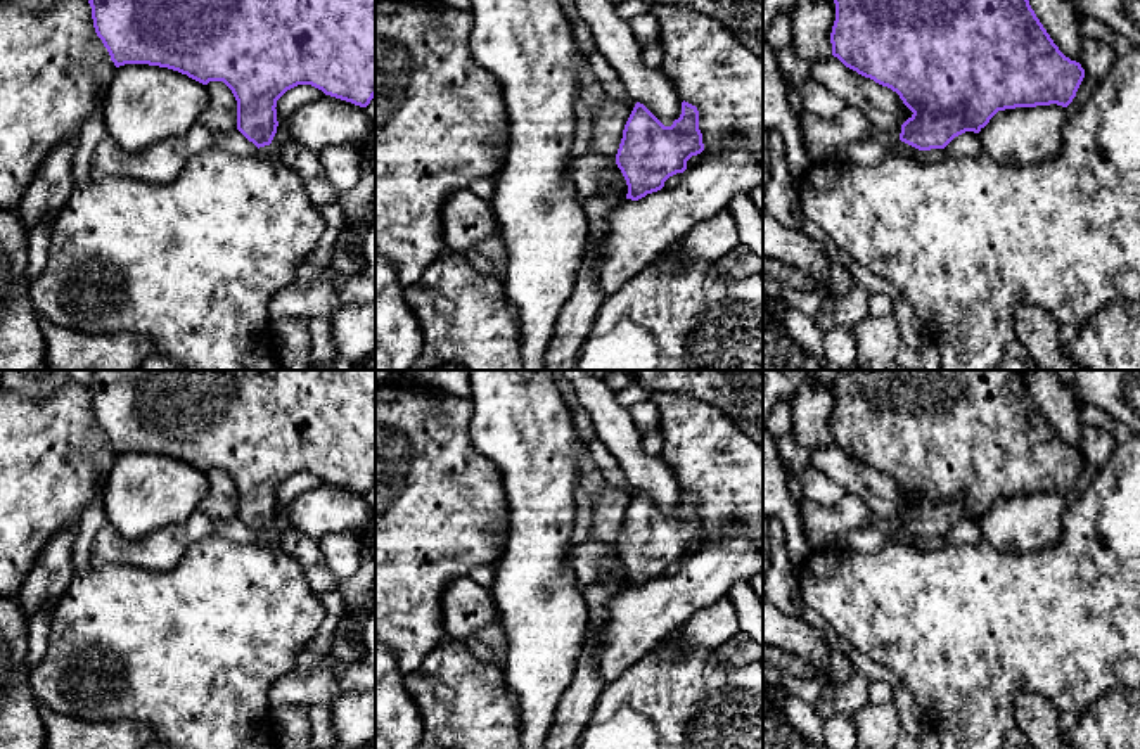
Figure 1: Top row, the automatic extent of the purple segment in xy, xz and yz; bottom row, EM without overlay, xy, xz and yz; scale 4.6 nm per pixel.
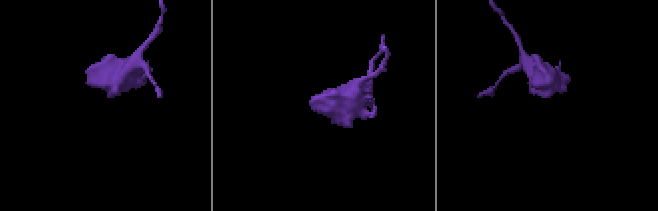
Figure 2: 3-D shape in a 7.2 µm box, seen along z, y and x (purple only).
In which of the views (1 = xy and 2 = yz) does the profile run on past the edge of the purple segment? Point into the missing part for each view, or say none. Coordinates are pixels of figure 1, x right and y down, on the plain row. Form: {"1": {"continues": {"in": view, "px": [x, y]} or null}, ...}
{"1": {"continues": null}, "2": {"continues": null}}

